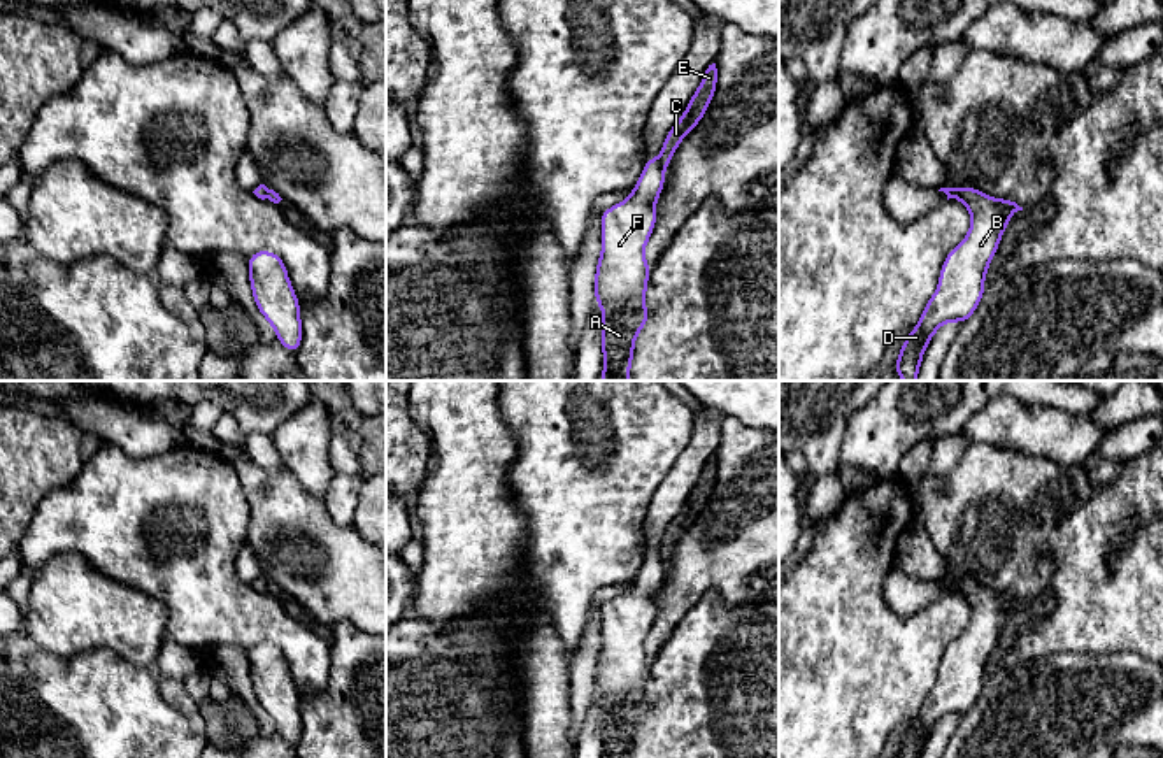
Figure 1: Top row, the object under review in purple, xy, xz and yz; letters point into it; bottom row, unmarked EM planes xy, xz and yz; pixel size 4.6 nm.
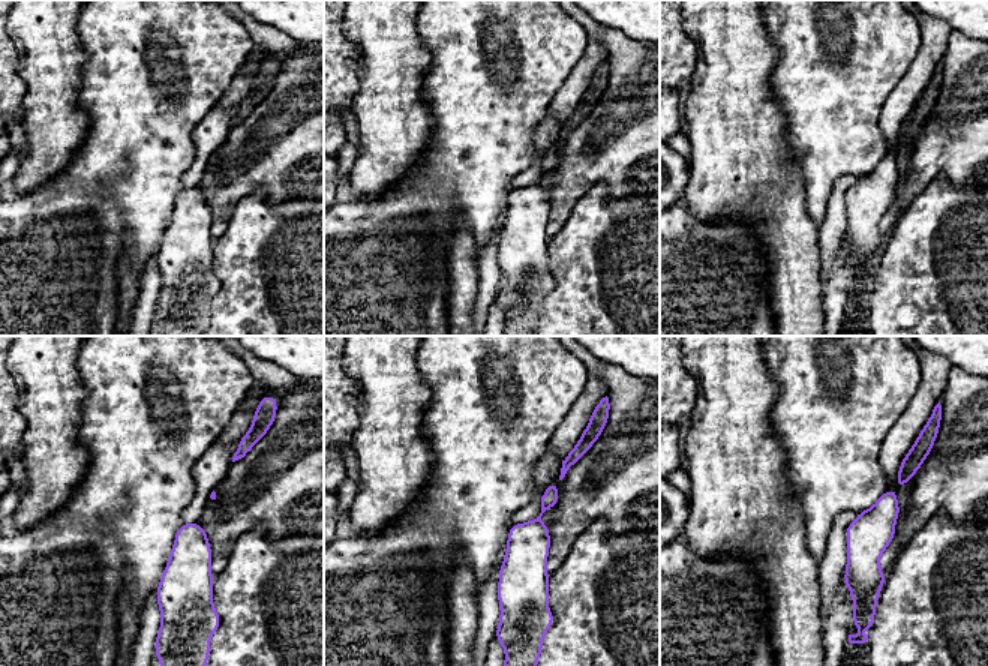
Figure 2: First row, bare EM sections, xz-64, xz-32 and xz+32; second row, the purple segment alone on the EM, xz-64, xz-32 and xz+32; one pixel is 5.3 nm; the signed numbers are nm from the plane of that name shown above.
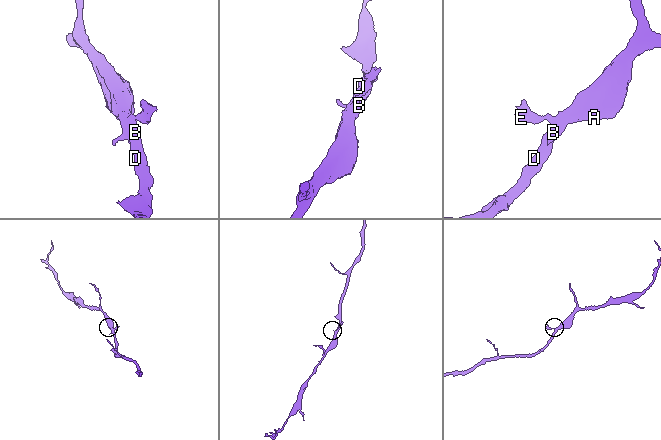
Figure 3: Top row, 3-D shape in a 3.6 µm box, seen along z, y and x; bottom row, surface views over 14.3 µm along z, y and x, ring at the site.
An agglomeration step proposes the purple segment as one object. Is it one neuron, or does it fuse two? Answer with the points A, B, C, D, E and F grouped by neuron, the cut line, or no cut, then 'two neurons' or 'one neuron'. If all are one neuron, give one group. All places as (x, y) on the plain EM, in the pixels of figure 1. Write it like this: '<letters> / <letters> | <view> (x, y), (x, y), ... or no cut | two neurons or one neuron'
A B D F / C E | xz (658, 551), (663, 560) | two neurons

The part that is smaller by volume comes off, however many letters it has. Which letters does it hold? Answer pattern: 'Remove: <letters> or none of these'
Remove: C, E

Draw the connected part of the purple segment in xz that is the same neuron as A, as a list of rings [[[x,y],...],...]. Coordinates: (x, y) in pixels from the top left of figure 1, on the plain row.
[[[647,551],[633,586],[600,609],[602,647],[595,667],[595,695],[603,707],[603,758],[631,758],[635,730],[649,714],[646,681],[651,660],[644,642],[656,618],[656,591],[663,577],[663,556]]]

